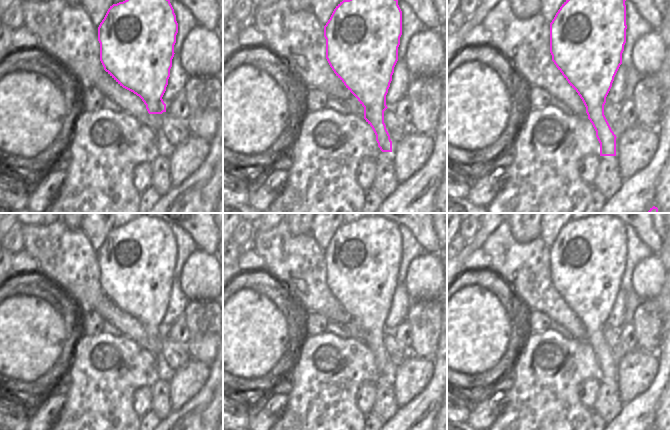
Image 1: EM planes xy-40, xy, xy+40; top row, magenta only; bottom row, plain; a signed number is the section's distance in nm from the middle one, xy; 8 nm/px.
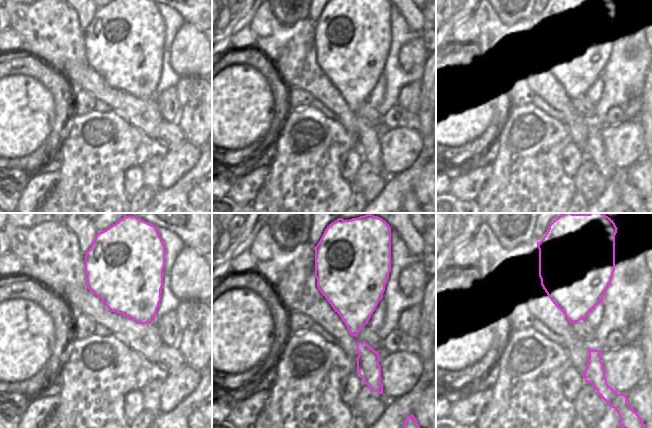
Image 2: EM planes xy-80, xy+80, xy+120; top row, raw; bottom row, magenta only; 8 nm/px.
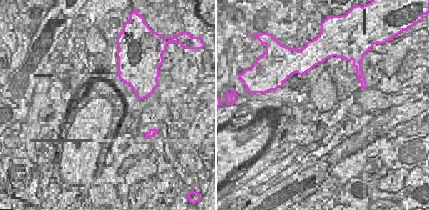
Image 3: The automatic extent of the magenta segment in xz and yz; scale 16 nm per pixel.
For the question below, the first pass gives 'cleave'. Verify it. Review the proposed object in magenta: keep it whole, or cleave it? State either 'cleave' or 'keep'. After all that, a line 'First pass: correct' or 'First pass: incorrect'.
keep
First pass: incorrect

